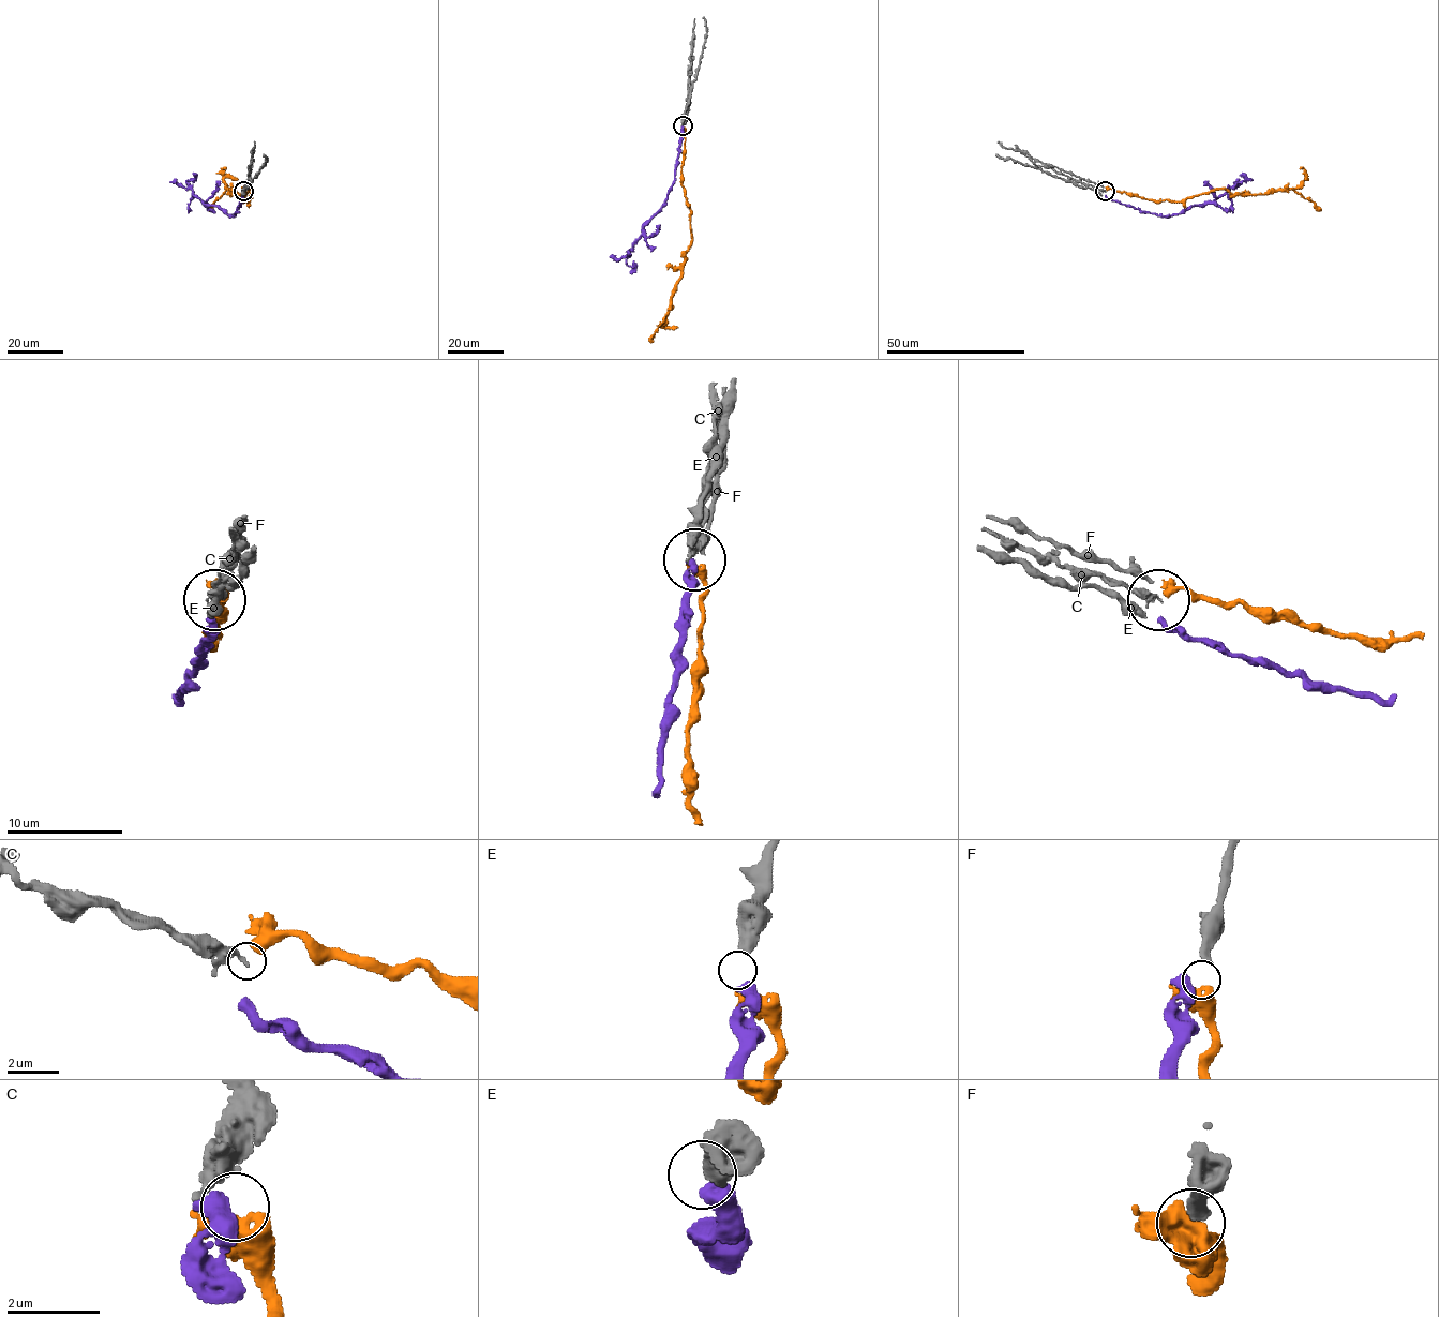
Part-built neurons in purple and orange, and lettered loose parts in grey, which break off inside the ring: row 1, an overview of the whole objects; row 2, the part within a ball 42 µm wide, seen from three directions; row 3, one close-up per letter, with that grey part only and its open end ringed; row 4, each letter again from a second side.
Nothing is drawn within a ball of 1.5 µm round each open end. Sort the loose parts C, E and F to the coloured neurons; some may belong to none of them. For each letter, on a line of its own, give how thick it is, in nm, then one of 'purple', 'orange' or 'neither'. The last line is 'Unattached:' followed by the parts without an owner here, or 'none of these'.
C: calibre 360 nm; neither
E: calibre 440 nm; purple
F: calibre 320 nm; orange
Unattached: C

